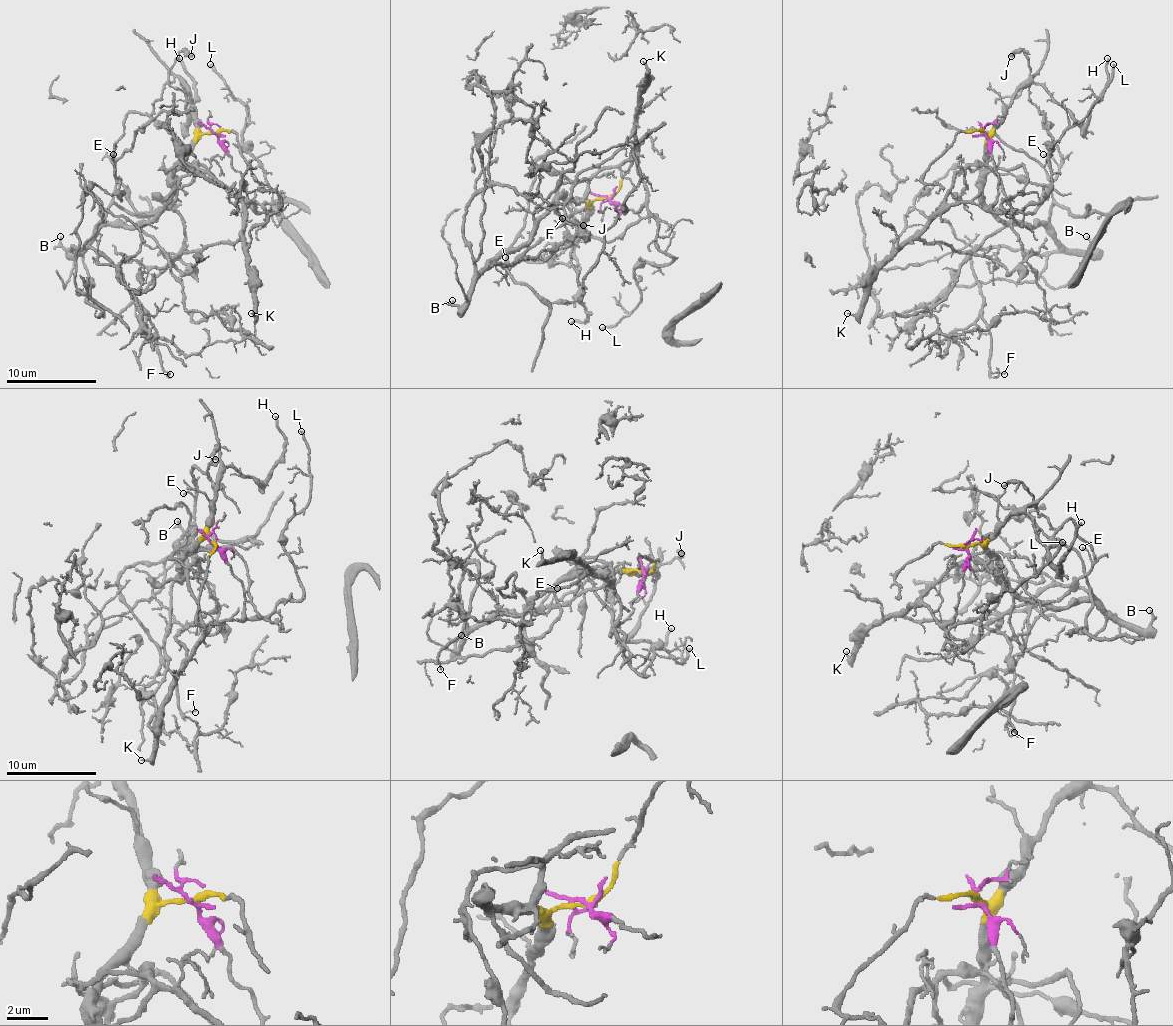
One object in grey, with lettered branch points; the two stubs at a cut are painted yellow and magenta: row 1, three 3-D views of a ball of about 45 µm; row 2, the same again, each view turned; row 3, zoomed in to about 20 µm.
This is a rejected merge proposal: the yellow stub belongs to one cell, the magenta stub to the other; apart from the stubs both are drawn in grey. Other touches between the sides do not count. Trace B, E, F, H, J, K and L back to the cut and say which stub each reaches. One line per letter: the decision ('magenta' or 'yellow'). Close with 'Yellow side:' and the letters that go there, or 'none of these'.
B: yellow
E: magenta
F: yellow
H: yellow
J: magenta
K: magenta
L: magenta
Yellow side: B, F, H

